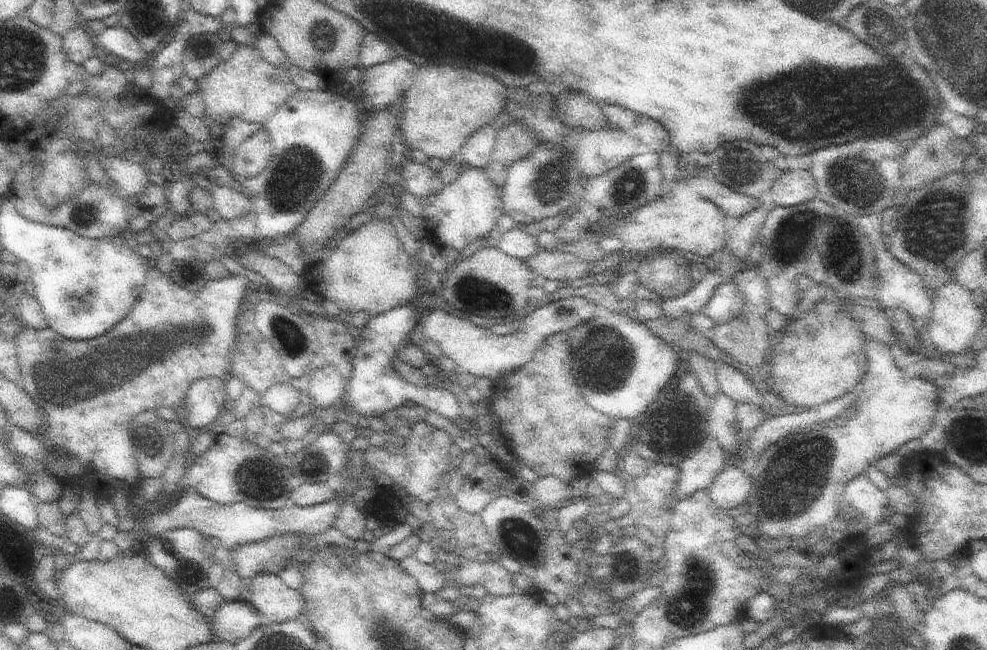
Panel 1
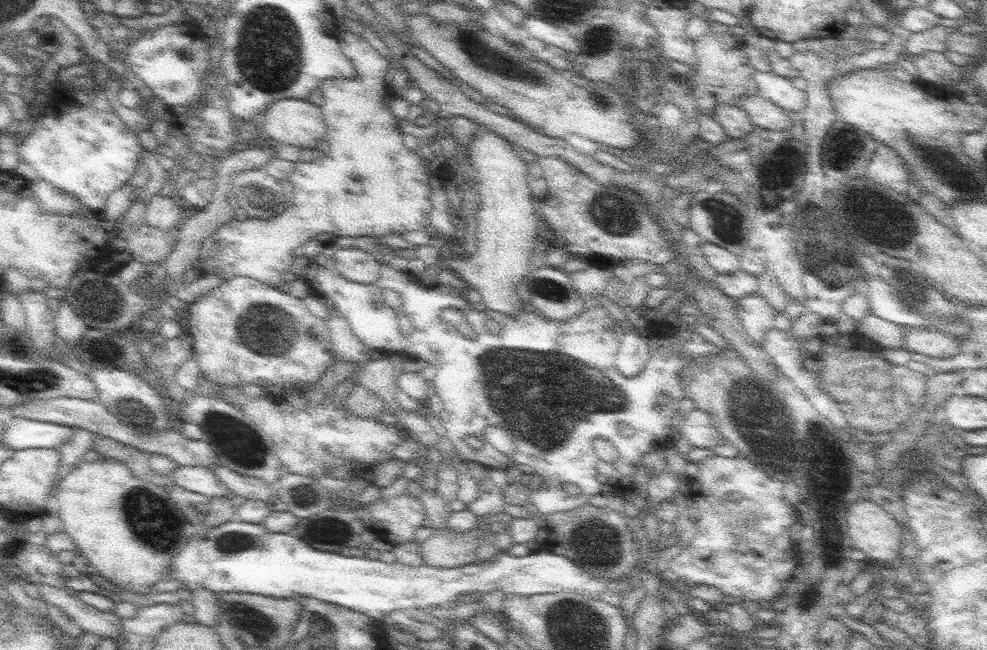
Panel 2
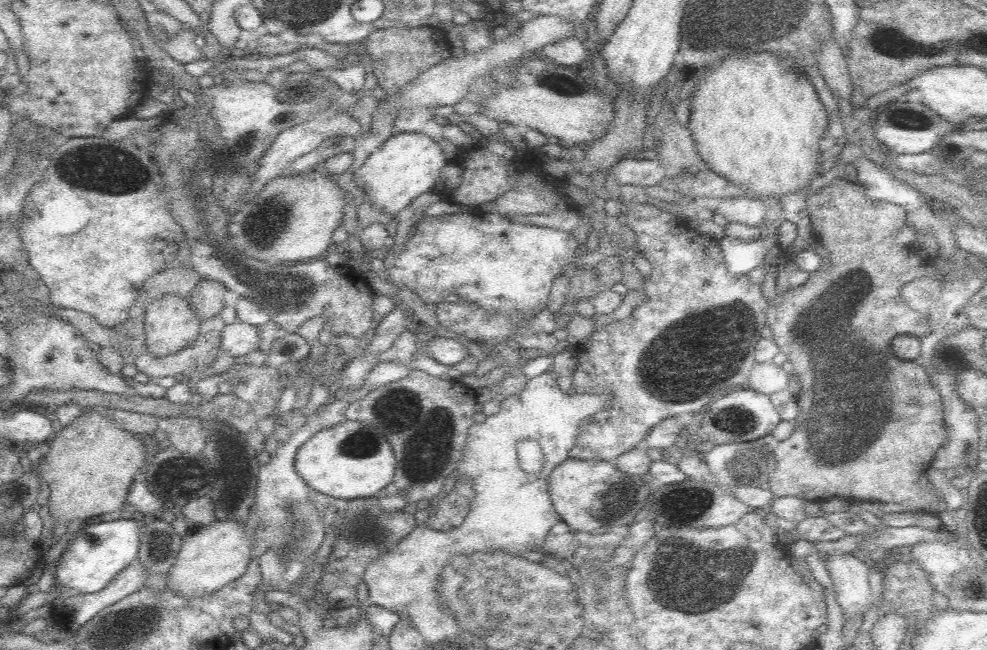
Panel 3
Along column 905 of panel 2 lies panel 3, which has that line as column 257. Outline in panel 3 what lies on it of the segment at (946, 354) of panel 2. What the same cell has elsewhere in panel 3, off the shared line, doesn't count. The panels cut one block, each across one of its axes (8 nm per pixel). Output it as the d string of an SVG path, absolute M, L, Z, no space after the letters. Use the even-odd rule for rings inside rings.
M234 322L230 326L222 328L222 356L230 356L232 360L240 360L246 358L246 354L260 350L260 342L258 342L258 334L260 328L258 326L250 326L244 322Z

